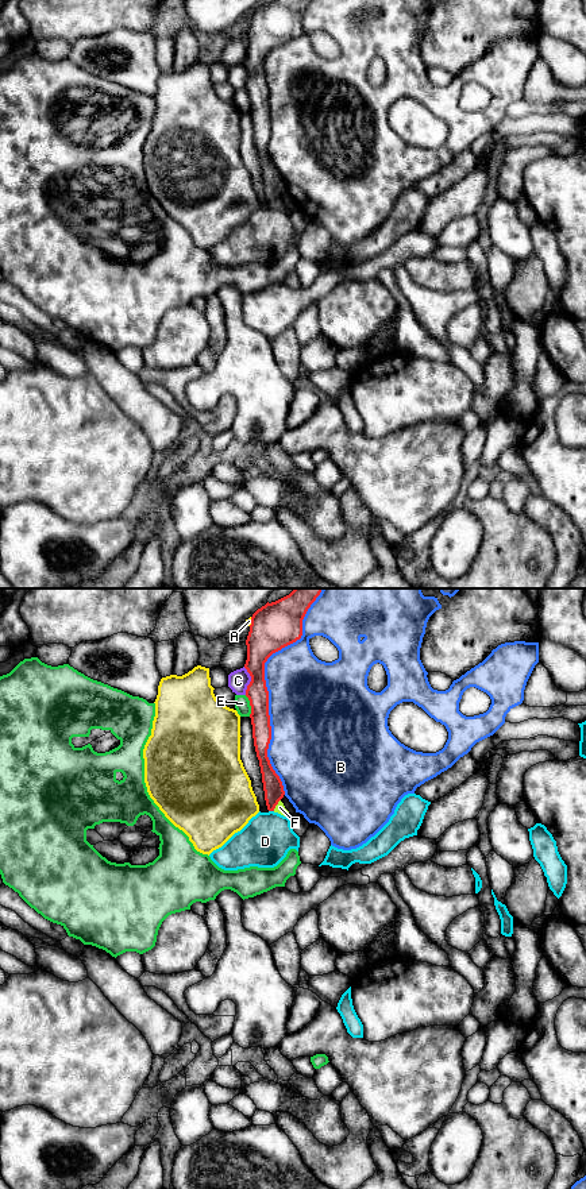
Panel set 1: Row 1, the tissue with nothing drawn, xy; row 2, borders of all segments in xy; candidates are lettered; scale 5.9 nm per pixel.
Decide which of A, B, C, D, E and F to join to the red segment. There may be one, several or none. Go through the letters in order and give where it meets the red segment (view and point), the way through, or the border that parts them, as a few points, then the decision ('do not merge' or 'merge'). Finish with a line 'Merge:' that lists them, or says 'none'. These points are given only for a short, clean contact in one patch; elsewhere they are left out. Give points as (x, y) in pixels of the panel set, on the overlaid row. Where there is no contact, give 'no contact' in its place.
A: contact xy (251, 621); do not merge
B: contact xy (265, 686); do not merge
C: contact xy (251, 680); do not merge
D: contact xy (272, 810); do not merge
E: contact xy (250, 705); do not merge
F: contact xy (277, 803); way xy (273, 787), (277, 803), (280, 807); merge
Merge: F

